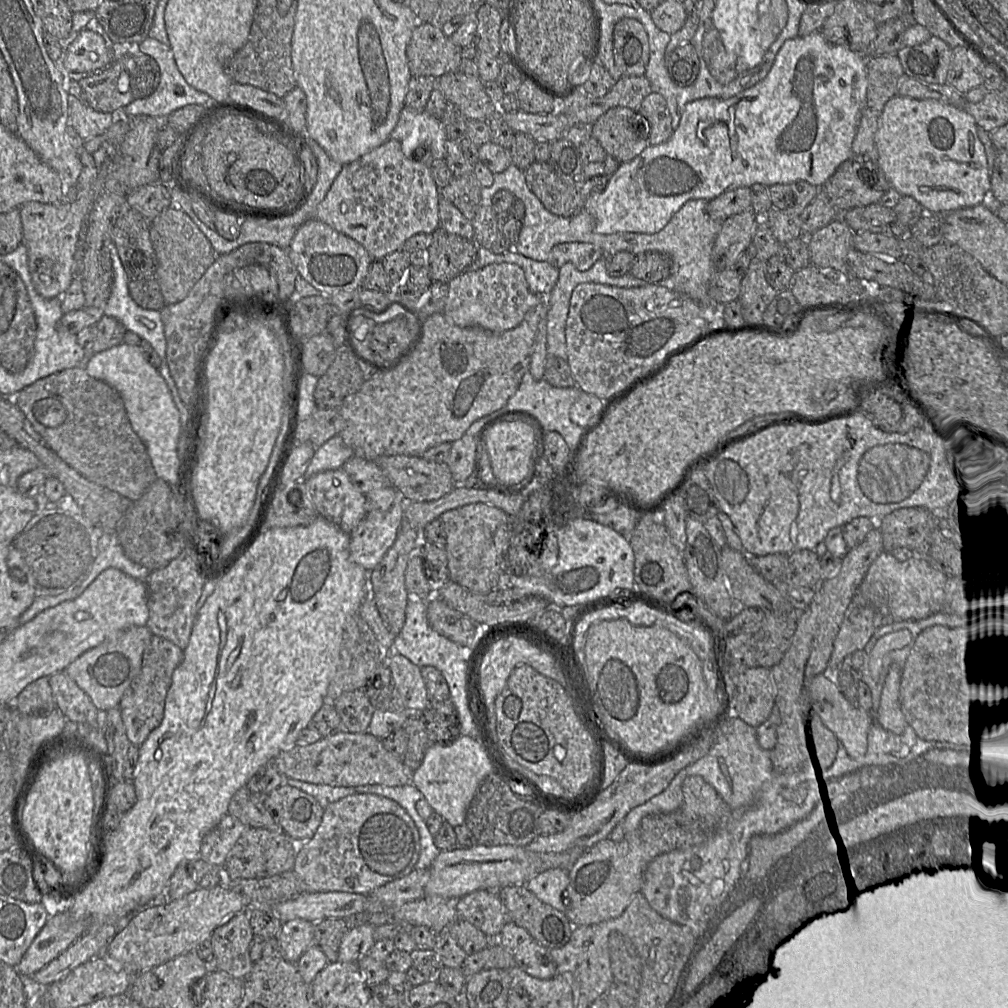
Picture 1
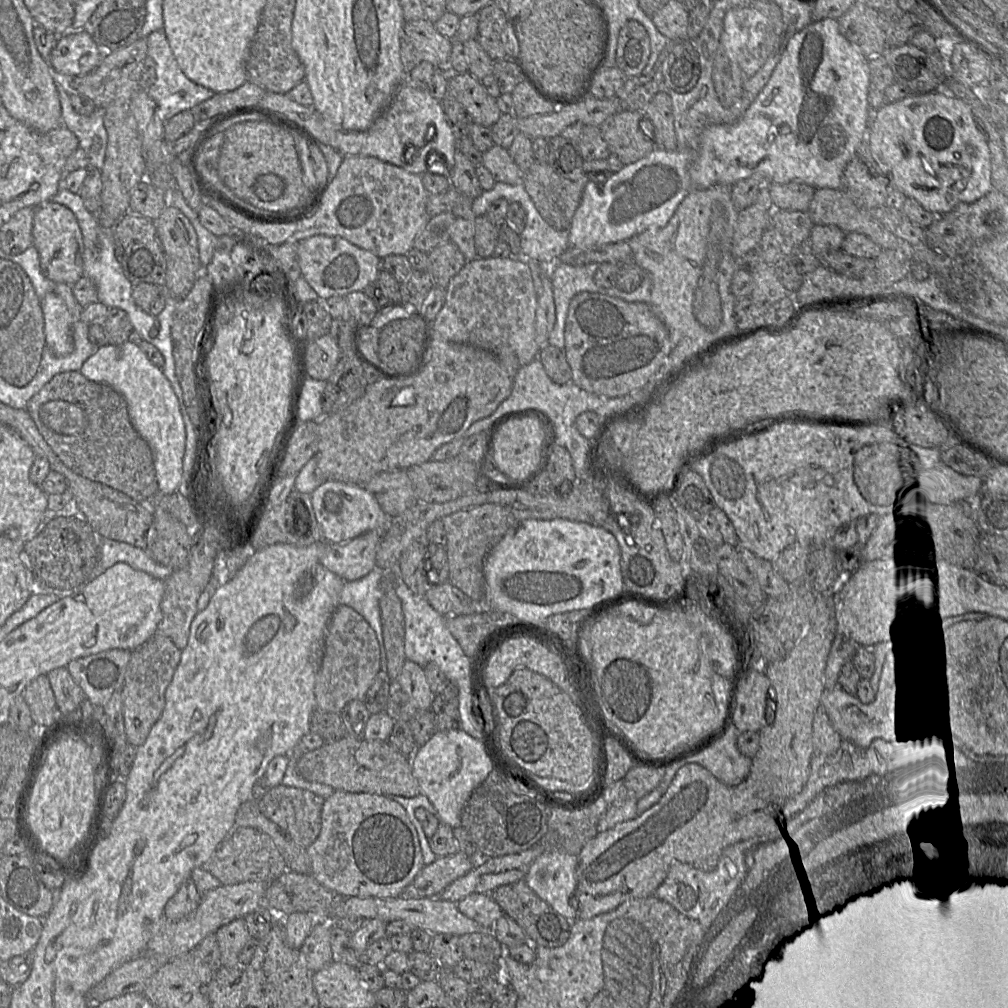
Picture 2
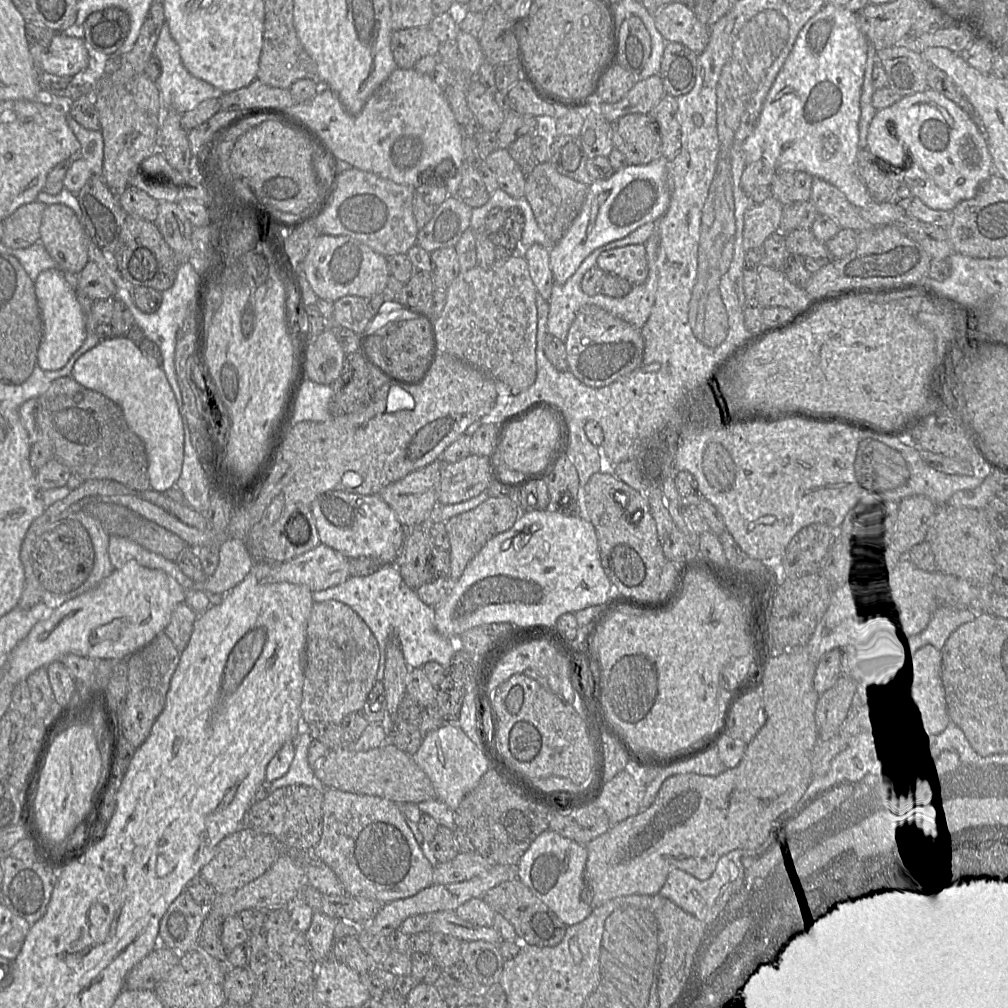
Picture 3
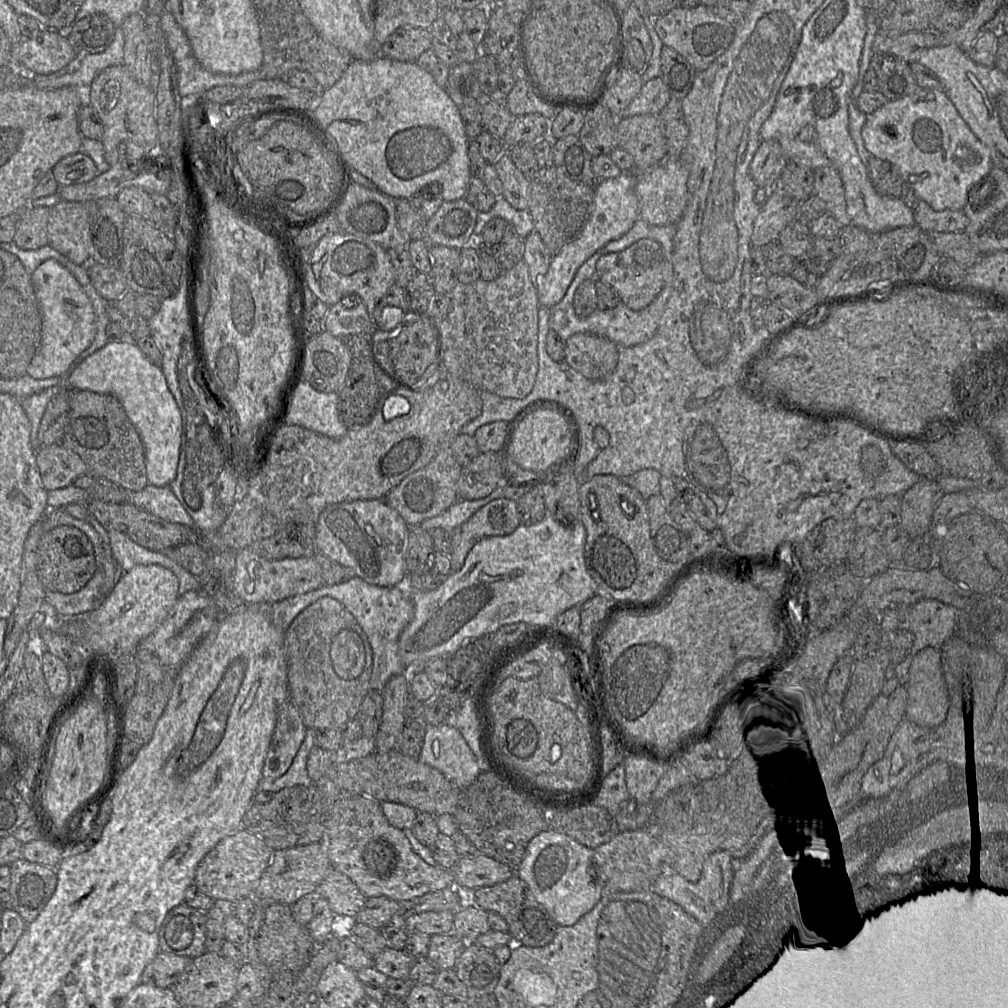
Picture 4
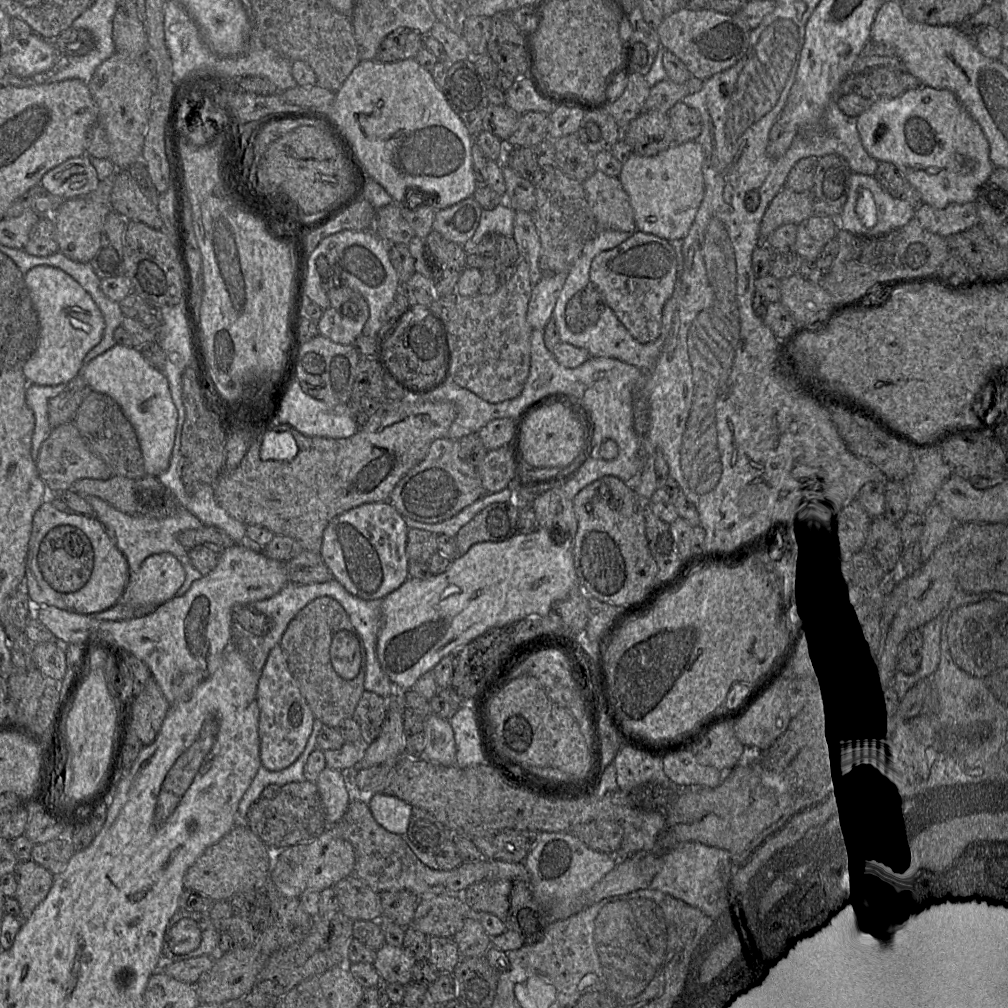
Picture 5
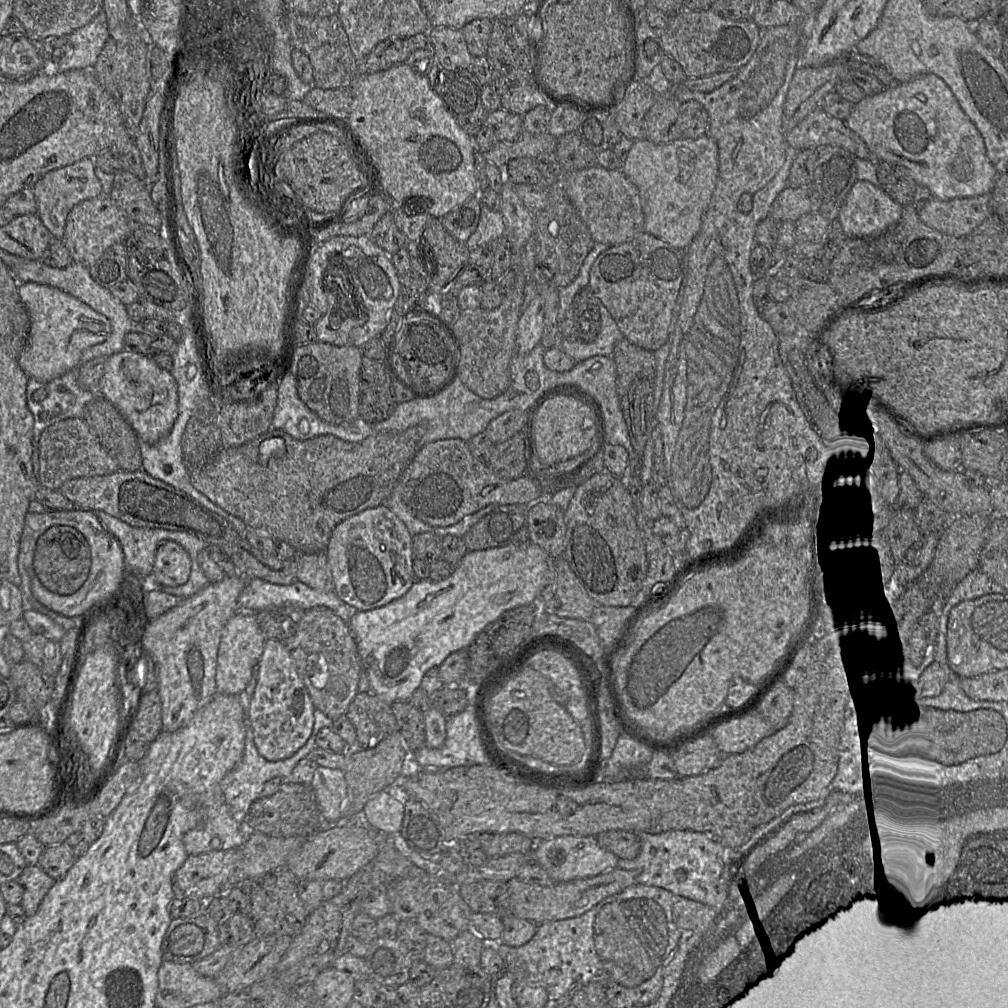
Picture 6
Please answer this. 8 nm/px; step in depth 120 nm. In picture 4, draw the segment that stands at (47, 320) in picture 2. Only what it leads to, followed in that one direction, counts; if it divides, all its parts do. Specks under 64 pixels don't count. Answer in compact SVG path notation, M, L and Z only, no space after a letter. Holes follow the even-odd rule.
M56 260L41 263L30 279L41 317L41 340L27 368L27 374L37 380L59 377L67 373L95 338L96 318L93 306L74 276Z

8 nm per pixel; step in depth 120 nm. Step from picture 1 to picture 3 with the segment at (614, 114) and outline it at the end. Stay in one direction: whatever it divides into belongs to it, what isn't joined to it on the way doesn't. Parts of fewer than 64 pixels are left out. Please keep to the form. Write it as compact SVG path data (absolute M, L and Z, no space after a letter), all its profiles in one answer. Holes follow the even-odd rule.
M631 113L610 123L613 146L625 156L628 165L646 165L663 158L658 124L650 114Z

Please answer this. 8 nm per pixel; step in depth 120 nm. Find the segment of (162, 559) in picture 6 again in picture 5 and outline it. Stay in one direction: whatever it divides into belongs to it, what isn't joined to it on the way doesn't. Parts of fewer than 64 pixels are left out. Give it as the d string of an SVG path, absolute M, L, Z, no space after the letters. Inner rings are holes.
M171 553L148 556L135 573L128 573L121 601L138 608L155 609L175 597L185 581L185 570Z

